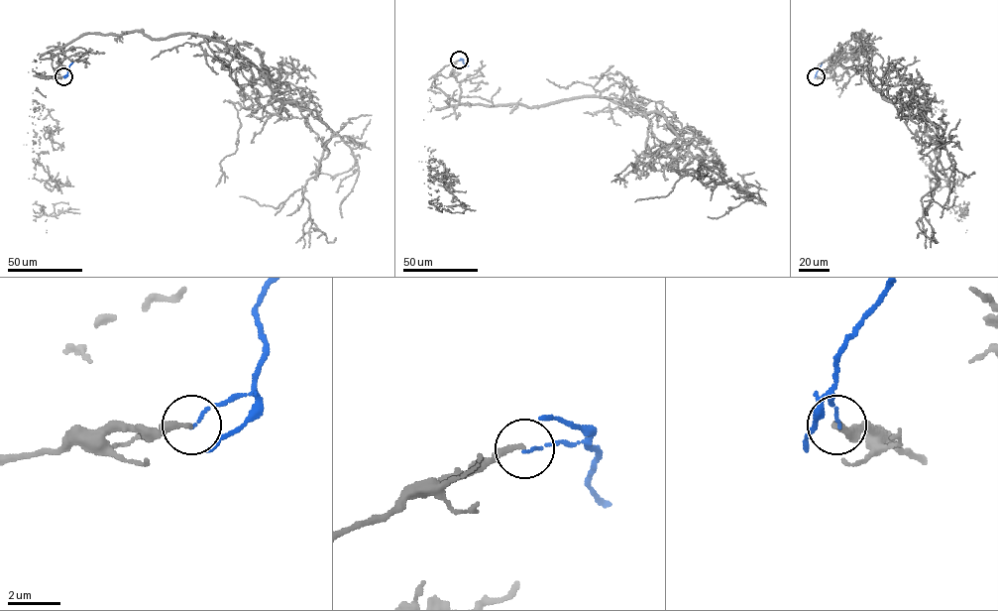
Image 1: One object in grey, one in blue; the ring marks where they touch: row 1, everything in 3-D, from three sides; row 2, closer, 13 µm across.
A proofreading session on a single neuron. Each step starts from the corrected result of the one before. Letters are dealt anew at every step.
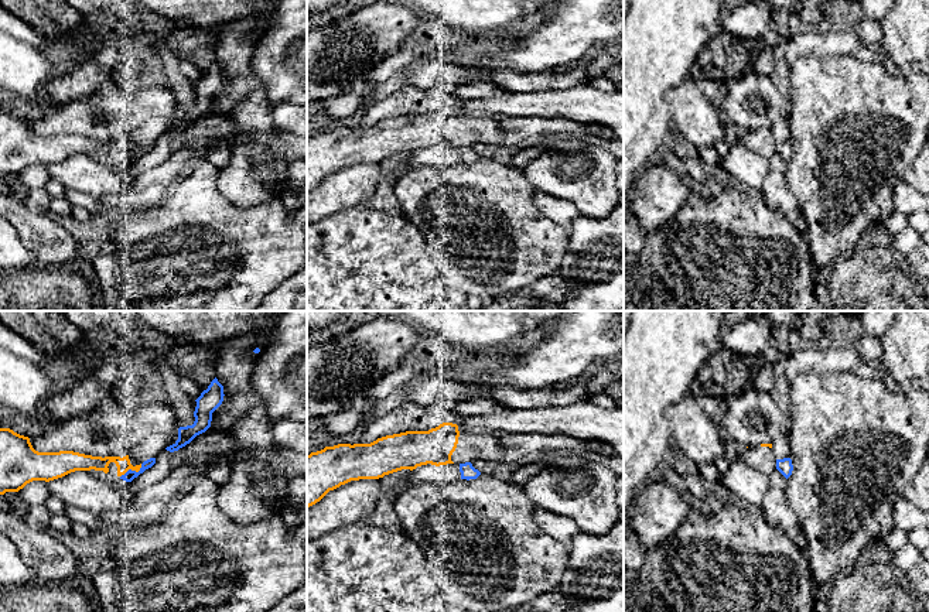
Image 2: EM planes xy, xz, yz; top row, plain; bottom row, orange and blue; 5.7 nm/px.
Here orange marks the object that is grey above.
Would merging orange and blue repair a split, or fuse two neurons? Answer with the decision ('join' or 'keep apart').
keep apart

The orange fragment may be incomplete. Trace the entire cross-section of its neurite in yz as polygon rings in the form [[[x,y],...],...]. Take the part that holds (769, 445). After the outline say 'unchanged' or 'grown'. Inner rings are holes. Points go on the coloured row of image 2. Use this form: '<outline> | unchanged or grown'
[[[772,444],[748,447],[742,458],[749,466],[769,476],[776,469],[776,458],[771,448]]] | grown

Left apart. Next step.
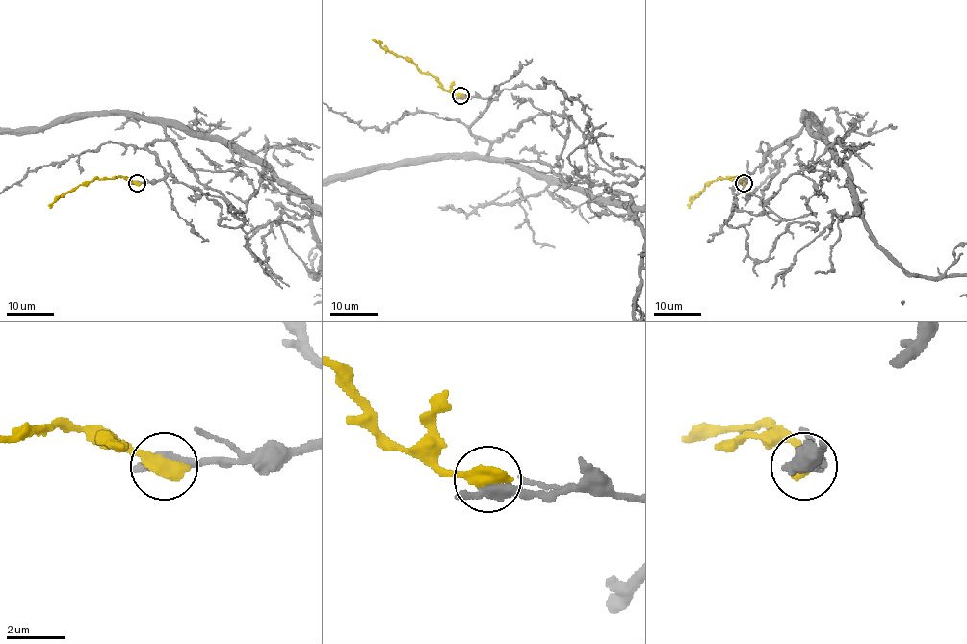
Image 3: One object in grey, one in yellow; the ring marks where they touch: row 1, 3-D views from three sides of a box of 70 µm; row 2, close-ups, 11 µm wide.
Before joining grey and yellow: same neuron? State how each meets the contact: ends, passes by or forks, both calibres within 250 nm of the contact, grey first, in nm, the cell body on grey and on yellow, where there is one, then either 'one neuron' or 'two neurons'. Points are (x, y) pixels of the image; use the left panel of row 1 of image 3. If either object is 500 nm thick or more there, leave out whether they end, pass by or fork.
550/600 nm | grey none | yellow none | one neuron

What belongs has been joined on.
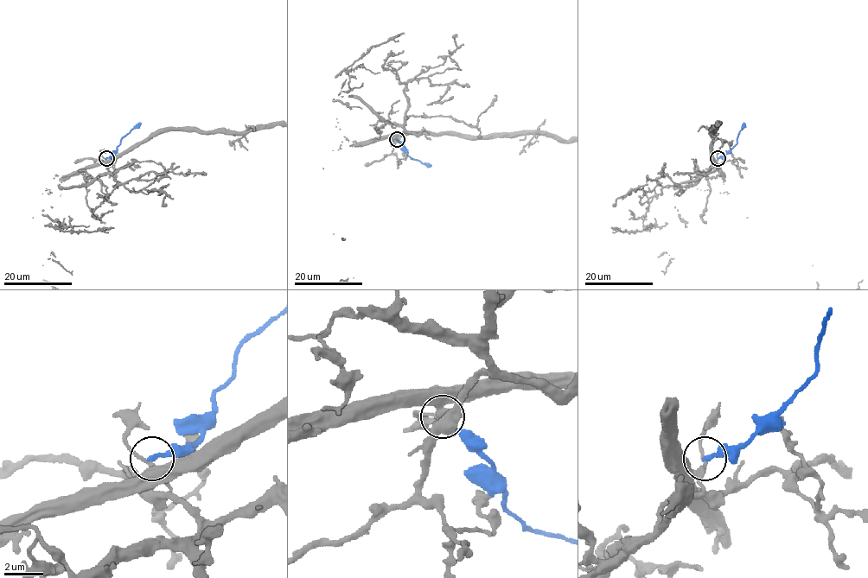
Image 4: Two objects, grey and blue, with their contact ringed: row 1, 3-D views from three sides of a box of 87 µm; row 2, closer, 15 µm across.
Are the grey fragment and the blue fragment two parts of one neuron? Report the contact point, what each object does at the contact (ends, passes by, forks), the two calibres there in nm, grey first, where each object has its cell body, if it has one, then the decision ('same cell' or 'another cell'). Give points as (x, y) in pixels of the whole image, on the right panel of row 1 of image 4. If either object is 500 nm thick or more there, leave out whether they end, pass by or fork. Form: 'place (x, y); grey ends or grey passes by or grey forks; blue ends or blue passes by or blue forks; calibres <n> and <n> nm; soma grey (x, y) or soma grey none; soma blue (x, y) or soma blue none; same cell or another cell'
place (718, 158); grey forks; blue ends; calibres 240 and 260 nm; soma grey none; soma blue none; another cell

